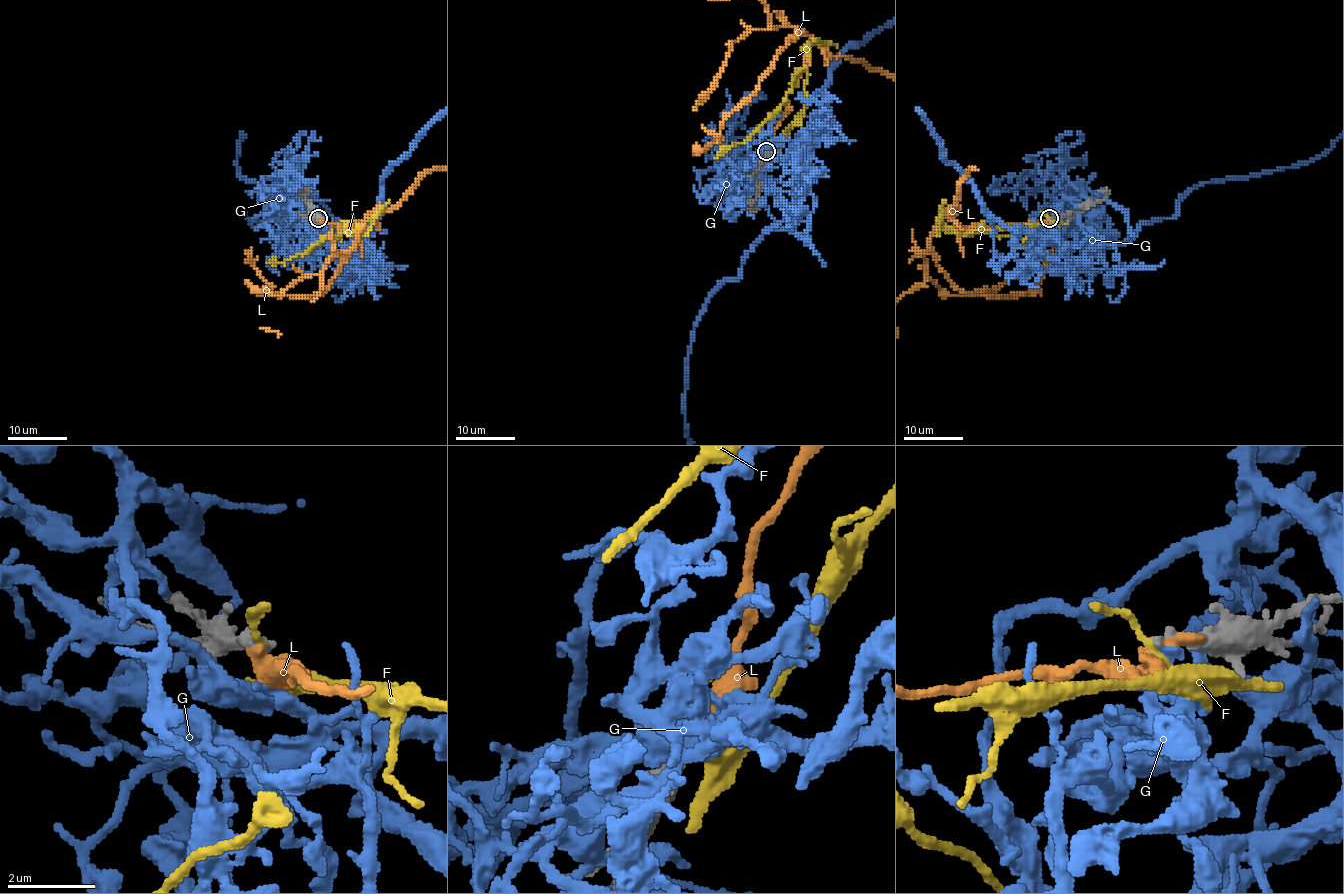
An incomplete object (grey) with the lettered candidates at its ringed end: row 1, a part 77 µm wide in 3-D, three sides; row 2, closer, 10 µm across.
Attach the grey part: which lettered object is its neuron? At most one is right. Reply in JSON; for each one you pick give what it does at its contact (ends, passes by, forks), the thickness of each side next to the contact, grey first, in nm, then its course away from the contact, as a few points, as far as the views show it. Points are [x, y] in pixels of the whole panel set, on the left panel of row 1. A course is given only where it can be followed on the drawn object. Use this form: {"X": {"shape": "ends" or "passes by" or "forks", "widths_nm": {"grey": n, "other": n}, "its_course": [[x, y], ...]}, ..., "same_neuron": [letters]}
{"same_neuron": []}

